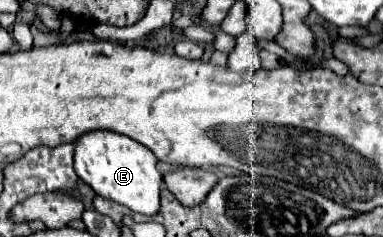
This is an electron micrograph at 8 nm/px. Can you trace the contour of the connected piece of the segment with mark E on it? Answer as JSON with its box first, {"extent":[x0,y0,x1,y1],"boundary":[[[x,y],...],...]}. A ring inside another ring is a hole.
{"extent":[73,130,163,216],"boundary":[[[93,130],[75,140],[73,162],[77,176],[99,196],[111,198],[133,212],[147,216],[153,216],[159,210],[159,192],[163,180],[161,172],[157,170],[157,158],[143,144],[111,130]]]}

